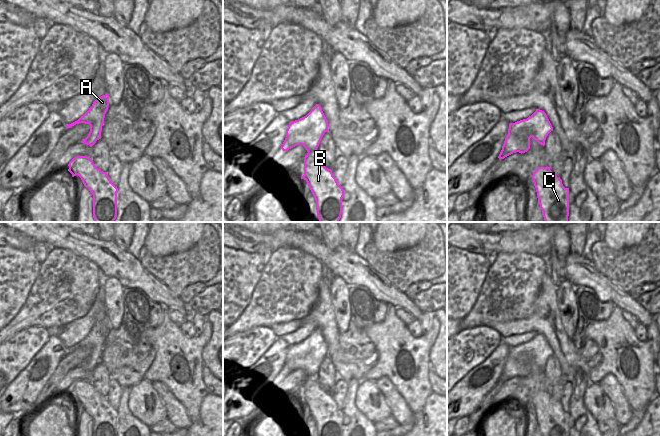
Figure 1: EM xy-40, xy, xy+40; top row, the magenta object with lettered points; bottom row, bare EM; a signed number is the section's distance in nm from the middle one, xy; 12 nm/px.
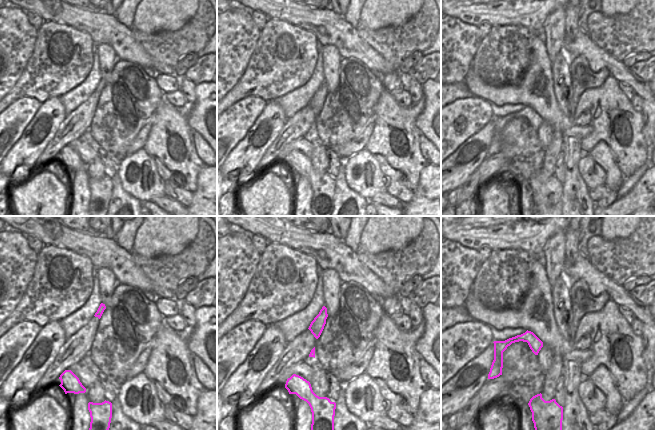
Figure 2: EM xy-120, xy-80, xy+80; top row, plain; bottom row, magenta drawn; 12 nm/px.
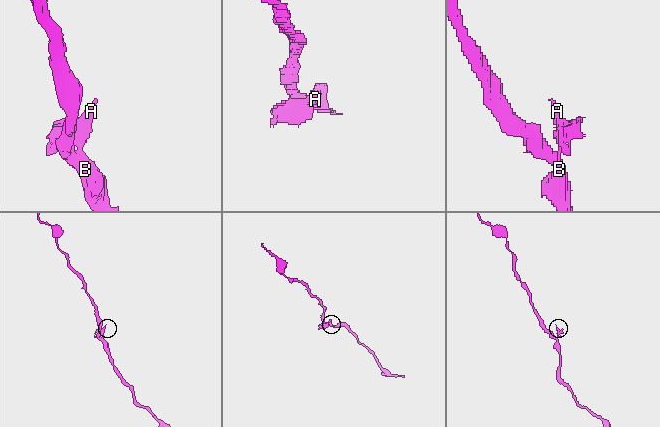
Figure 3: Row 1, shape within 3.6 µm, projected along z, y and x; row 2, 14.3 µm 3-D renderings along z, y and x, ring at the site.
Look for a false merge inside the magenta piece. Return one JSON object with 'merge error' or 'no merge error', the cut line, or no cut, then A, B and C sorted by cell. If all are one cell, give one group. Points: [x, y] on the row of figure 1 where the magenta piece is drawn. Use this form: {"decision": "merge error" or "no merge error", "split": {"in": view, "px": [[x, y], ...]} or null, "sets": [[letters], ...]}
{"decision": "no merge error", "split": null, "sets": [["A", "B", "C"]]}

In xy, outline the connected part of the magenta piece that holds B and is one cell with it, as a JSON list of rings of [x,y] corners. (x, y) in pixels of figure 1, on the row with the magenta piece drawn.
[[[319,104],[304,117],[289,123],[286,138],[281,146],[283,151],[303,145],[307,154],[304,157],[304,179],[316,201],[317,216],[320,222],[339,222],[342,214],[344,190],[316,156],[316,150],[325,132],[328,121]]]

